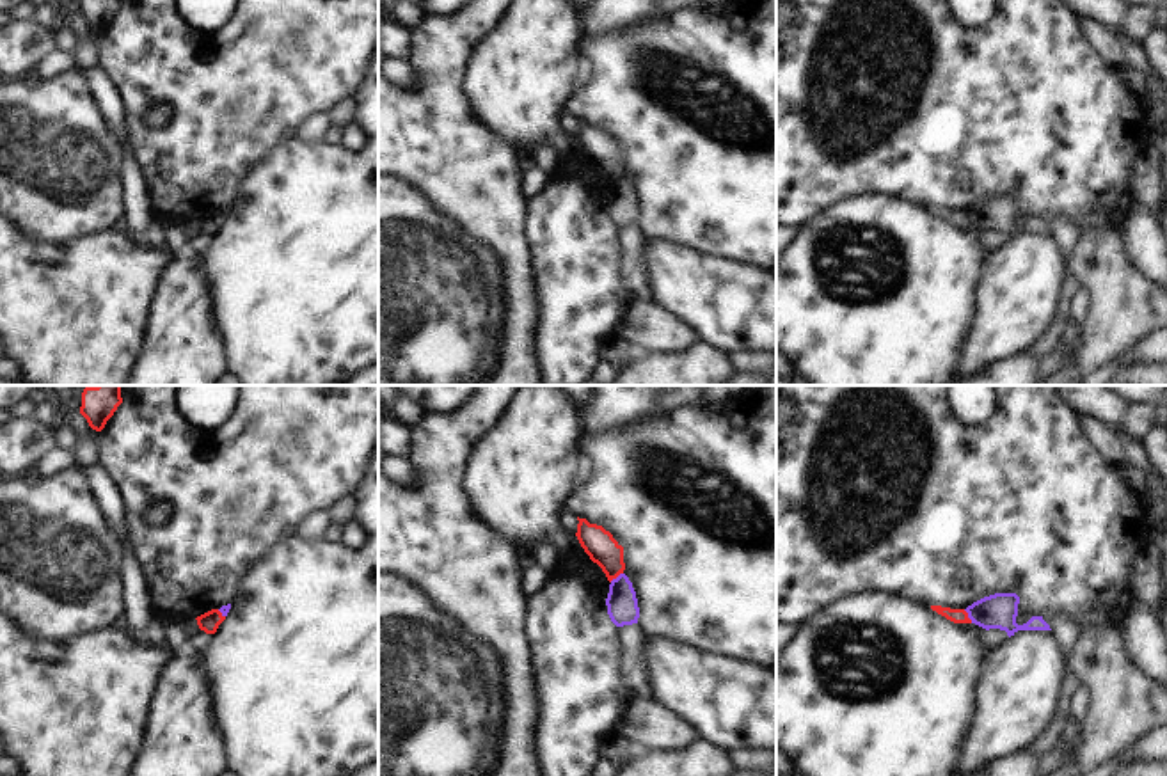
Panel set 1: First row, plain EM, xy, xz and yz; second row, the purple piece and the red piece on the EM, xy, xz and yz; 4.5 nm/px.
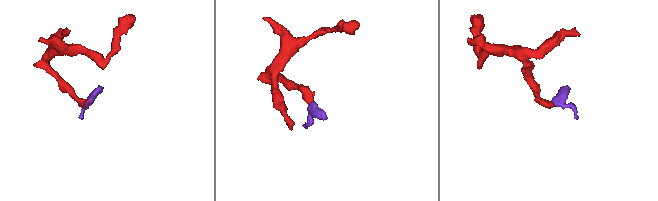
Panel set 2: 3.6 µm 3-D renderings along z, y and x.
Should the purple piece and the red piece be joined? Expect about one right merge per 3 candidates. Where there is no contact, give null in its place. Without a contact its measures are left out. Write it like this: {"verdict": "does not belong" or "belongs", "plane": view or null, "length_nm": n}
{"verdict": "does not belong", "plane": "yz", "length_nm": 80}

